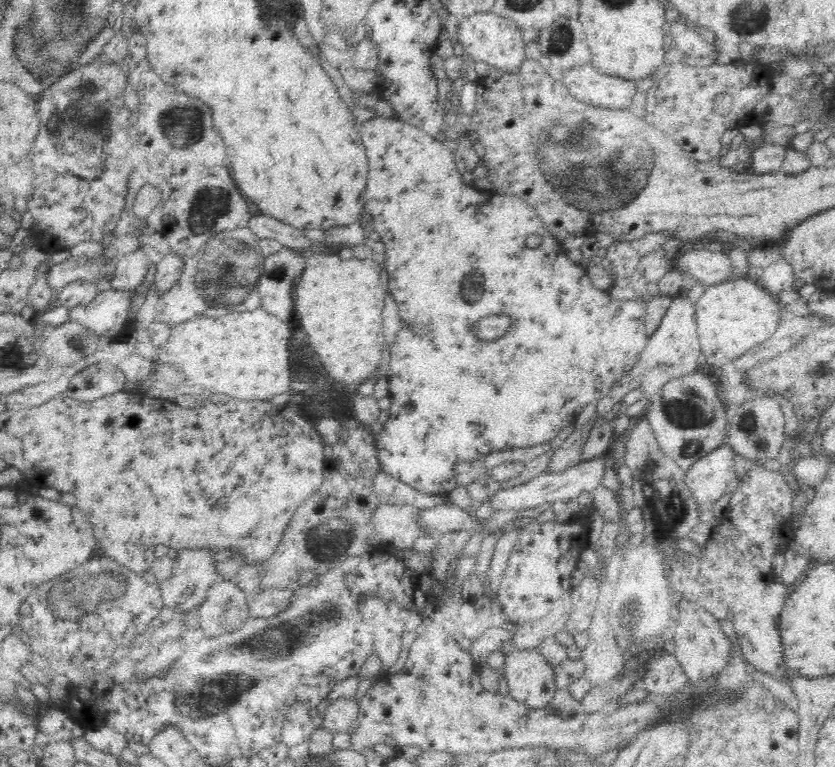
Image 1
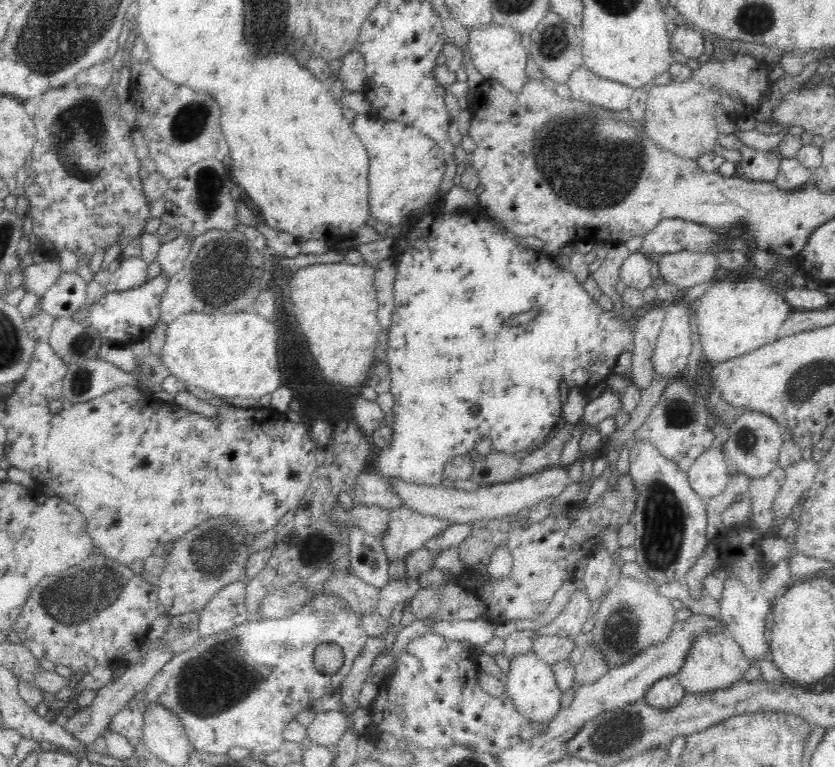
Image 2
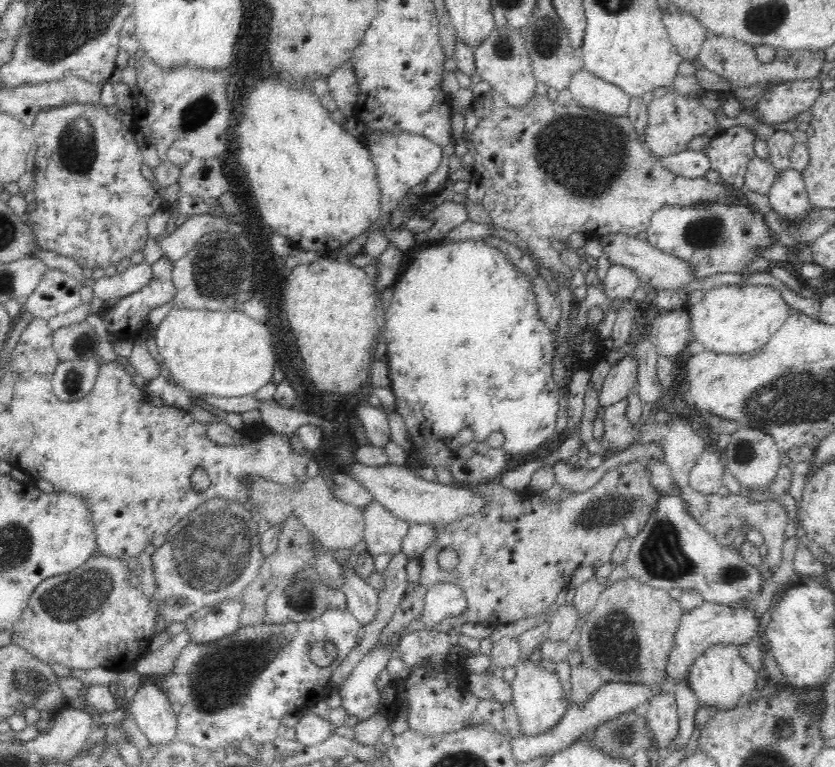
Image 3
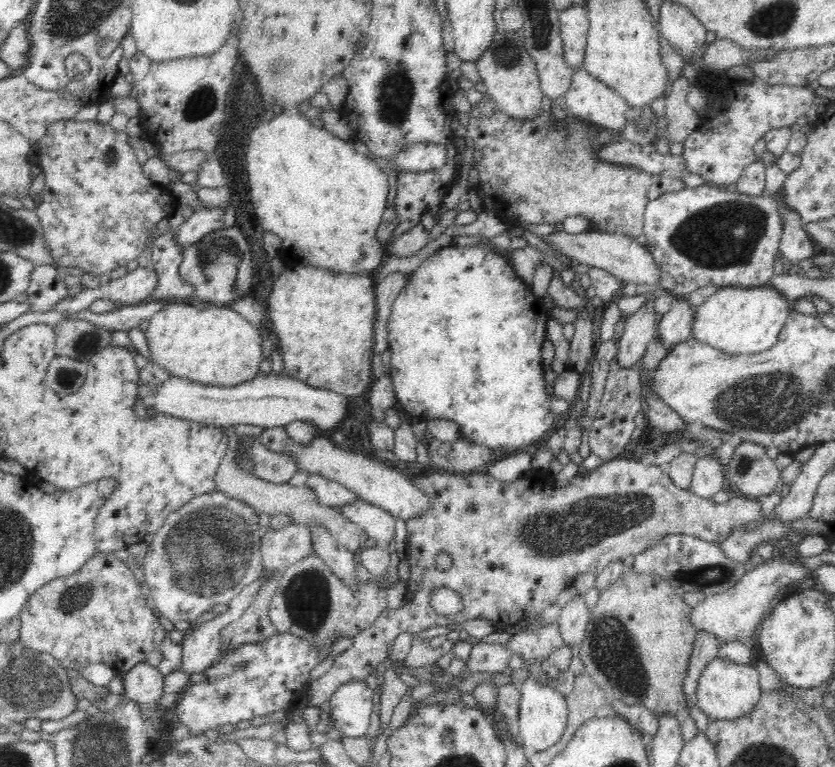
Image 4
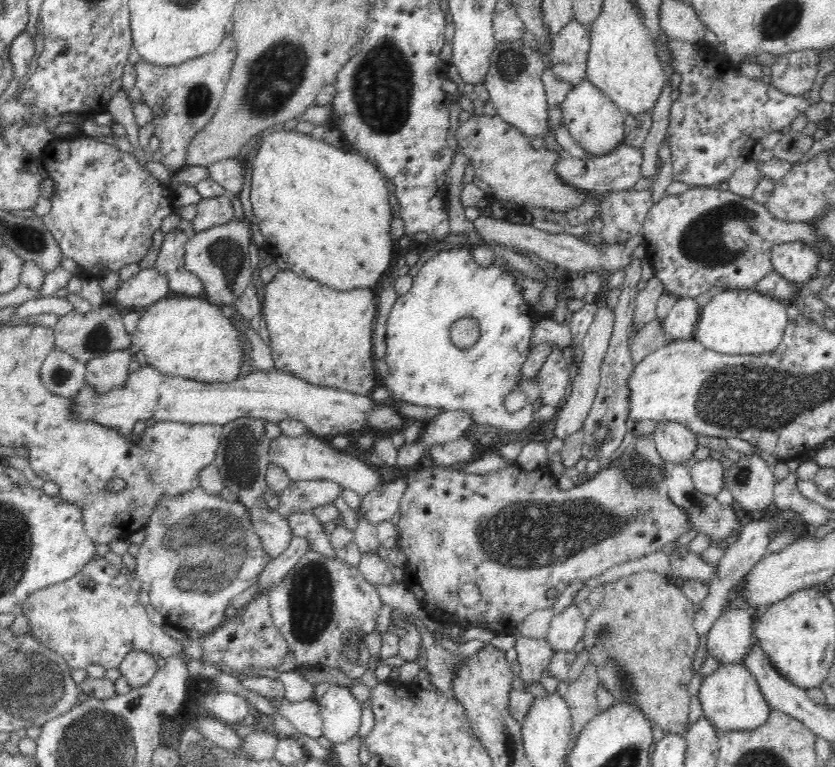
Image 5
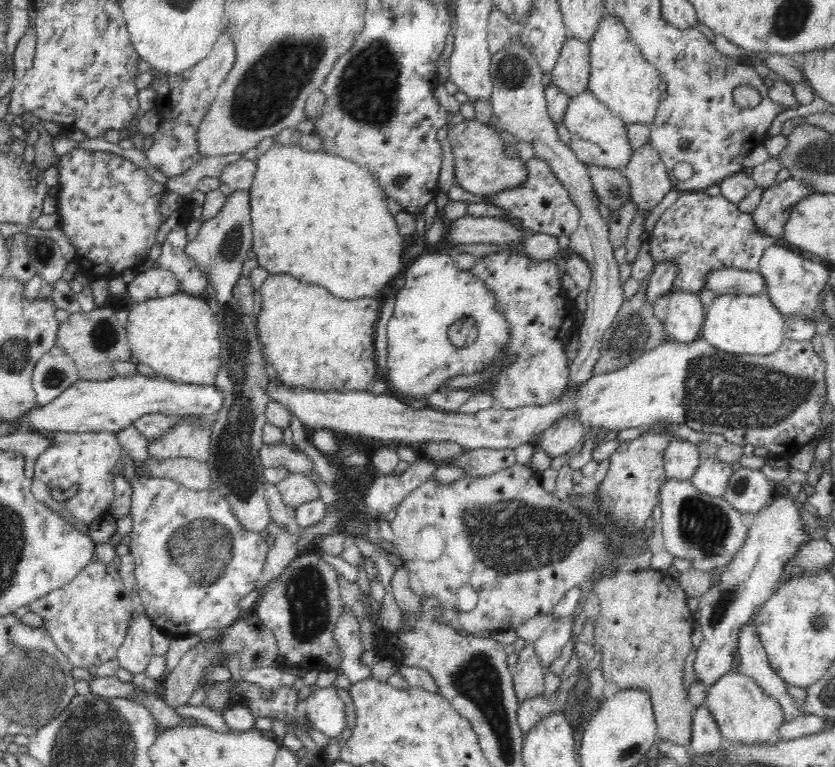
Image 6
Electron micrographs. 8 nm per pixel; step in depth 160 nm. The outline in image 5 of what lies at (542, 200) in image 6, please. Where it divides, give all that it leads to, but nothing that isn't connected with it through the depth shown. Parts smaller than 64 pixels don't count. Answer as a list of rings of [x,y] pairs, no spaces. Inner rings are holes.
[[[623,141],[611,153],[588,154],[585,159],[568,157],[563,154],[560,160],[554,164],[555,174],[569,188],[574,186],[577,190],[585,192],[589,196],[587,202],[580,207],[563,213],[568,218],[568,223],[571,226],[580,226],[581,224],[585,225],[595,217],[599,217],[600,210],[602,210],[600,204],[604,200],[604,195],[608,195],[610,192],[632,189],[643,178],[640,166],[642,166],[642,148],[625,144]]]

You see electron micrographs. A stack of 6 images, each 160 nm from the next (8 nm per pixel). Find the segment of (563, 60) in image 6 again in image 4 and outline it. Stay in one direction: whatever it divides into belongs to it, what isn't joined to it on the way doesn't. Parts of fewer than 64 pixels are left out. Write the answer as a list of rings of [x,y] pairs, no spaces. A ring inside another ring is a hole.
[[[573,4],[559,11],[559,27],[566,65],[574,70],[582,68],[589,31],[587,8]]]

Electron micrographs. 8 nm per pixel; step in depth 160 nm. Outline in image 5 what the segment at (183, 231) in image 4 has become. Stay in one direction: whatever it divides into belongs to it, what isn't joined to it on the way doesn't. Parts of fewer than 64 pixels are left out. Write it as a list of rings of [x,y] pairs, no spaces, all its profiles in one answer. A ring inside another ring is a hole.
[[[229,194],[202,199],[197,207],[196,218],[192,221],[194,234],[216,225],[225,224],[234,218],[234,209]]]

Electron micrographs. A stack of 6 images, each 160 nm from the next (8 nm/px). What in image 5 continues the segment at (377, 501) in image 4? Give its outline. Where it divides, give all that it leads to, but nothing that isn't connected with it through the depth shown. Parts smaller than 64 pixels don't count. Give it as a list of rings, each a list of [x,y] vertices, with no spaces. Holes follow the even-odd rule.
[[[281,433],[271,440],[269,456],[271,463],[280,466],[294,481],[332,481],[338,483],[343,489],[354,490],[361,497],[385,484],[382,475],[374,470],[371,464],[365,464],[362,460],[332,447],[330,443],[324,441],[323,437],[316,437],[309,433],[301,436]]]

